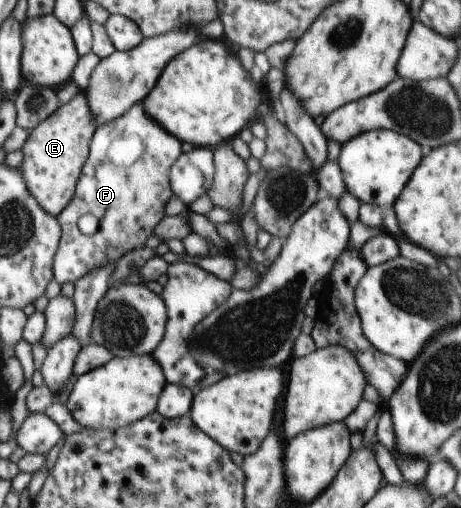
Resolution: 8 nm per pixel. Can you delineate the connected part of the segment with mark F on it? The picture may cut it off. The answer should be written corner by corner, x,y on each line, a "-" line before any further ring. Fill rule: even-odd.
141,103
120,118
97,126
74,196
56,217
62,234
52,272
59,285
75,283
98,267
116,264
128,251
145,247
145,241
166,216
167,201
174,194
168,171
183,153
181,144
145,113
-
85,213
97,217
98,228
93,235
81,233
77,226
79,217

